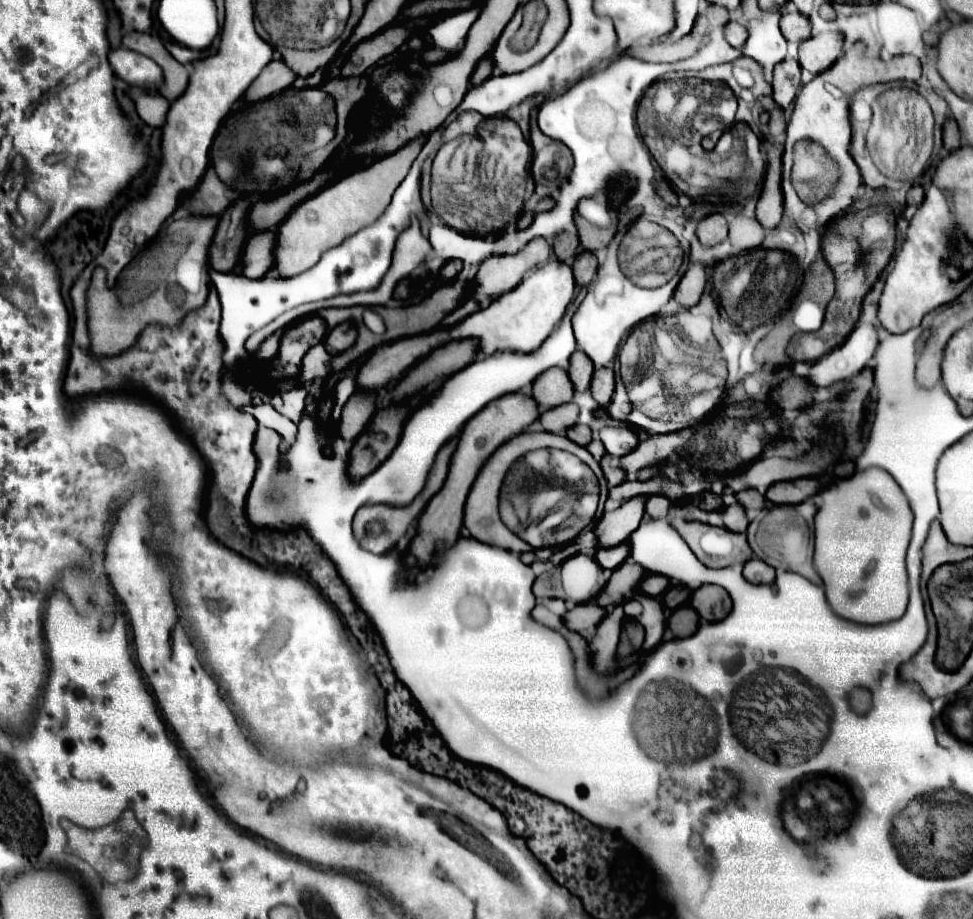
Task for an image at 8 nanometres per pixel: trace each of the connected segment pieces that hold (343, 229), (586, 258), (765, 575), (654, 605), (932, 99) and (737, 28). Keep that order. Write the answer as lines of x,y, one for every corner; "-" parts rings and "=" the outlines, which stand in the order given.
409,142
395,154
385,156
373,162
371,166
341,176
337,182
331,182
325,190
319,190
311,198
297,204
295,210
291,210
289,216
277,228
277,240
273,250
275,272
281,278
291,278
295,276
295,270
291,270
295,262
315,262
315,246
319,246
319,242
323,242
323,246
331,250
335,242
343,242
361,228
373,224
389,206
395,188
407,176
423,144
425,142
=
591,252
577,254
575,264
573,264
573,274
575,274
577,284
587,286
593,280
595,272
597,272
597,258
=
751,558
743,568
743,576
751,584
771,584
775,580
775,570
771,566
767,566
763,560
=
643,596
643,628
645,628
645,642
643,650
653,650
665,632
665,616
661,604
655,598
=
919,88
919,92
929,100
931,108
933,108
933,114
935,114
935,148
941,148
941,130
943,130
943,124
947,120
947,102
943,98
939,98
933,90
923,90
=
729,22
725,26
725,38
735,48
743,48
743,44
747,42
747,36
749,36
747,34
747,28
741,26
741,24
737,24
737,22

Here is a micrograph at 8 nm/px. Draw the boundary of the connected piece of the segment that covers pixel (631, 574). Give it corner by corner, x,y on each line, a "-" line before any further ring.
625,560
621,566
617,566
613,570
609,582
603,586
603,590
595,598
597,606
609,608
609,604
611,606
619,604
625,598
627,592
631,592
631,590
635,590
639,586
643,574
645,574
645,570
639,564
635,564
631,560

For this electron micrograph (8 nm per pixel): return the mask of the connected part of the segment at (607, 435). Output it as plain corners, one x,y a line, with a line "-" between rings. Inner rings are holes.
605,426
599,430
599,438
611,456
625,456
637,446
637,436
623,426

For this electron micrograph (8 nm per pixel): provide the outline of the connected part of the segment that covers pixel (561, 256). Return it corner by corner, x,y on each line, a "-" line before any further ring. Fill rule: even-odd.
563,232
563,234
559,234
555,238
553,250
555,250
557,260
565,262
565,260
569,260
569,258
573,258
577,254
577,250
579,250
579,238
575,234
571,234
571,232

